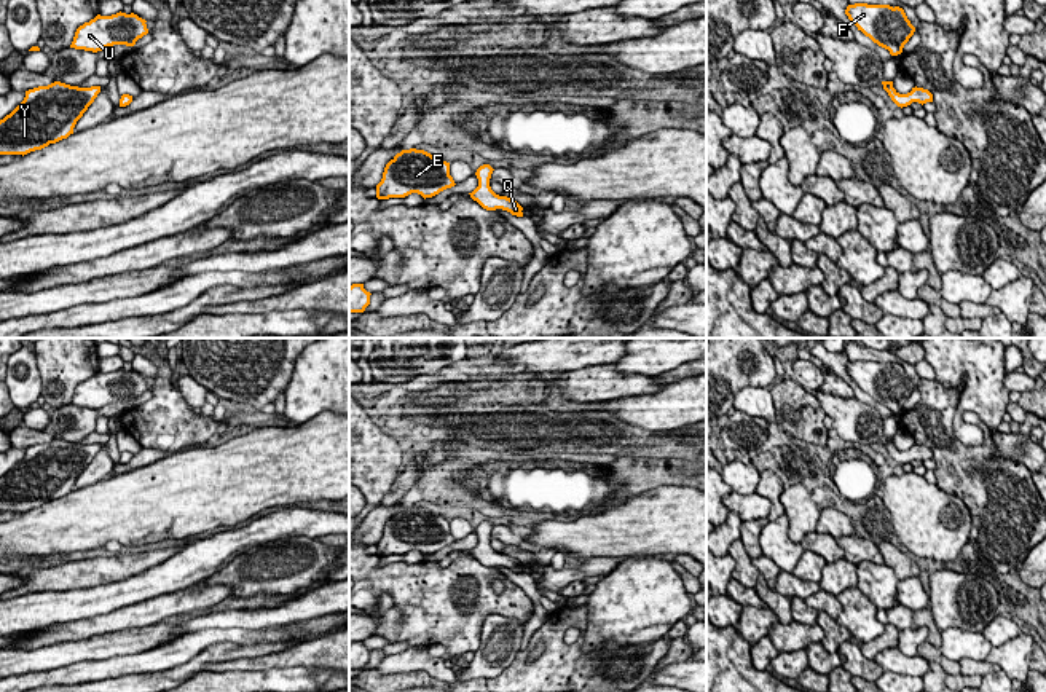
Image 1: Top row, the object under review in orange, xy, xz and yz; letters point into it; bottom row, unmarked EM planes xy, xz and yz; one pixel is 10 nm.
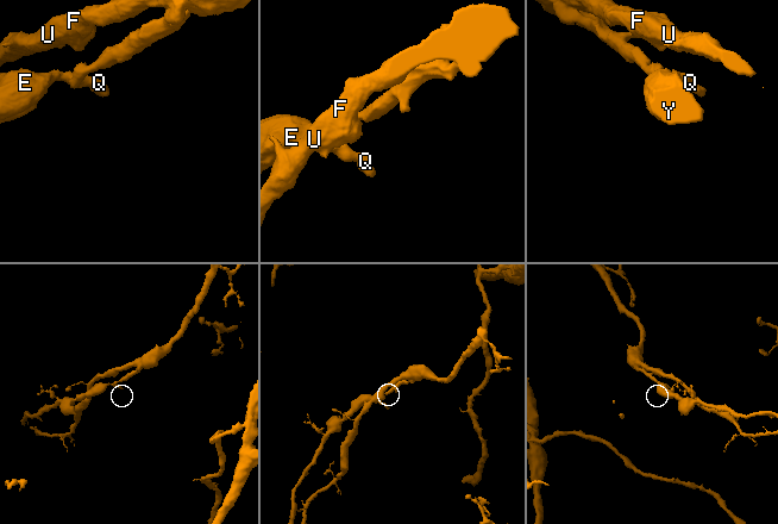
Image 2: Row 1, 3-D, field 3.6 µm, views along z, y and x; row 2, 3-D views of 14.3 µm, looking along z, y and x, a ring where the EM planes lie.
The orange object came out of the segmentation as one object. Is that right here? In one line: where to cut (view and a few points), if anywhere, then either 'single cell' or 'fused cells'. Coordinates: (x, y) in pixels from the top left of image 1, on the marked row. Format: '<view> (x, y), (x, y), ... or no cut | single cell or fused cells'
xz (488, 179), (479, 182) | fused cells

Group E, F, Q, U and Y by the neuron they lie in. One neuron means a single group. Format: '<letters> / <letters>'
E Q Y / F U

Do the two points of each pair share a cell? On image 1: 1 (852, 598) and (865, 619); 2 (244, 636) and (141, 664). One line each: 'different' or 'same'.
1: same
2: same

